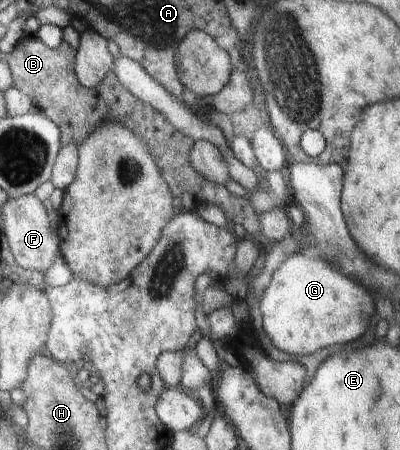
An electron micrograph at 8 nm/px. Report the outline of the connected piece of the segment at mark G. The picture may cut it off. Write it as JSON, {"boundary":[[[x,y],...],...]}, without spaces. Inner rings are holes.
{"boundary":[[[297,251],[283,261],[259,303],[262,319],[257,326],[264,329],[274,347],[292,355],[308,355],[358,339],[368,331],[370,317],[376,311],[372,295],[362,285],[304,253],[308,251]]]}

